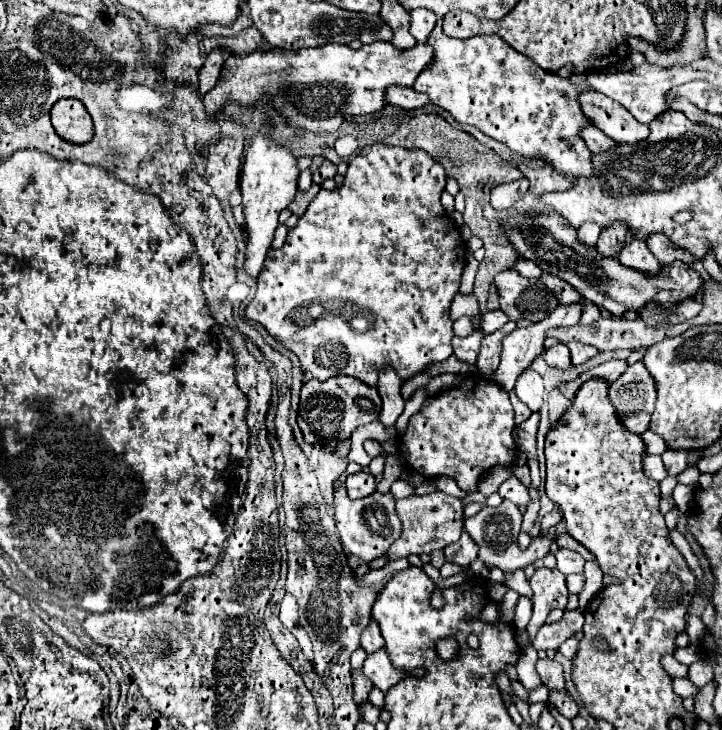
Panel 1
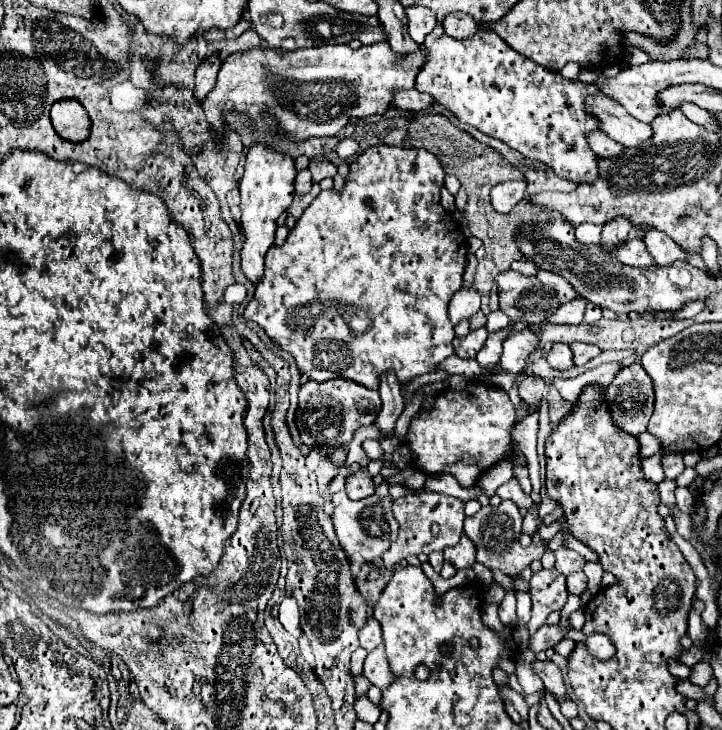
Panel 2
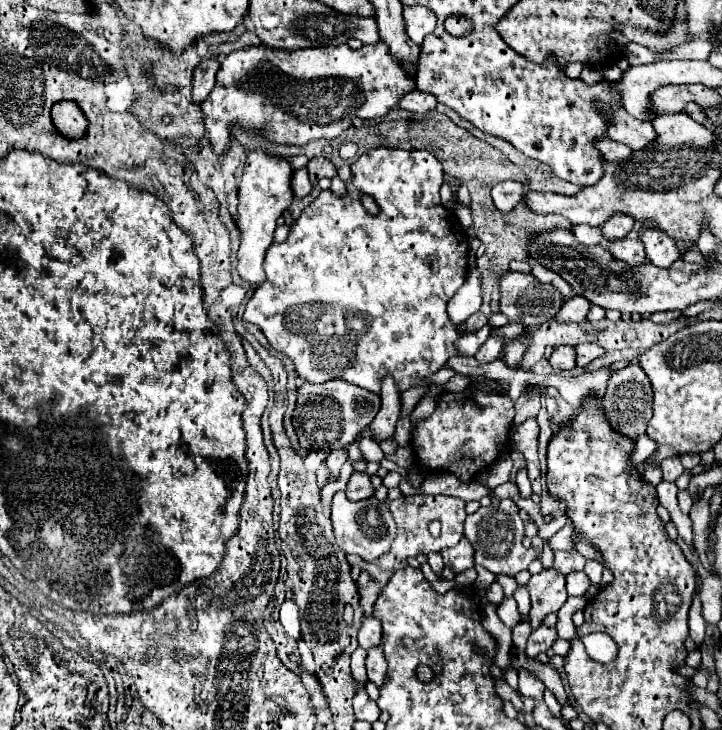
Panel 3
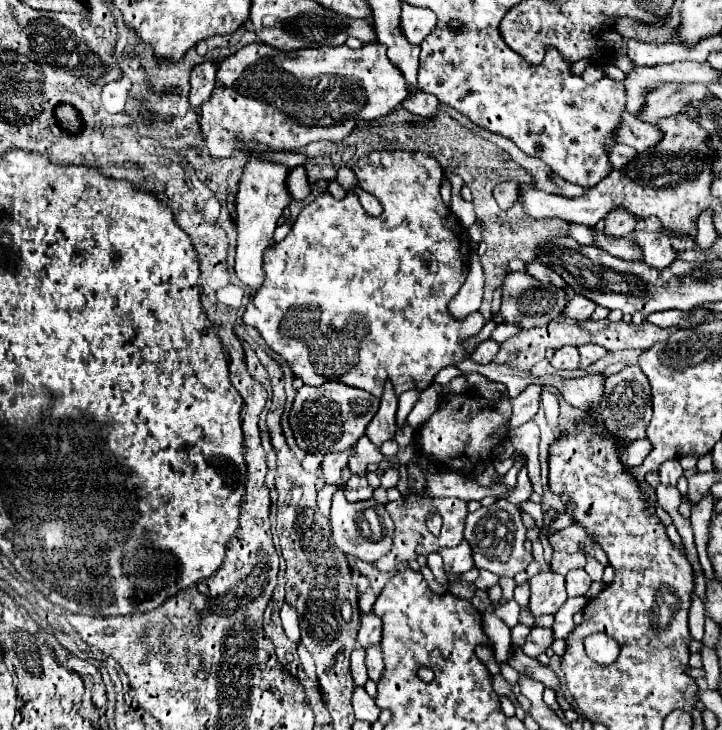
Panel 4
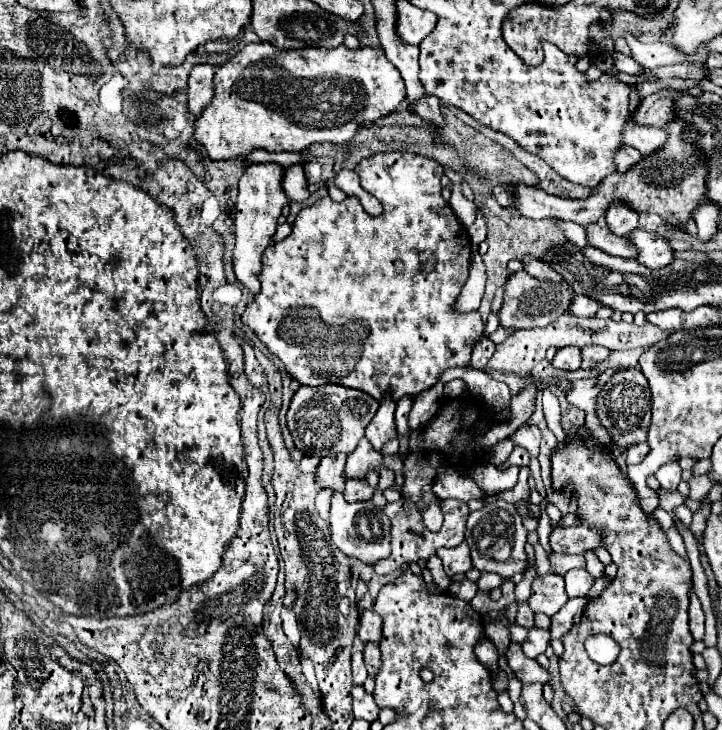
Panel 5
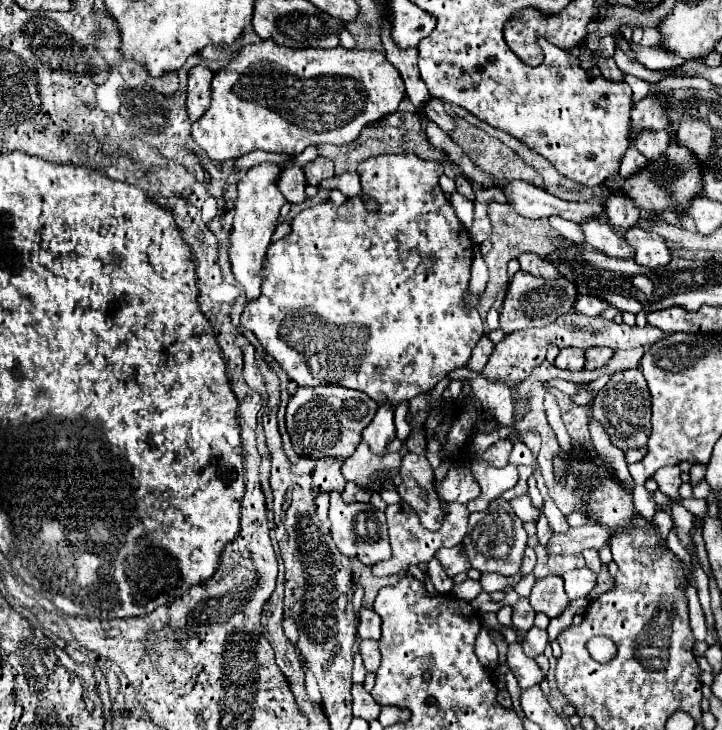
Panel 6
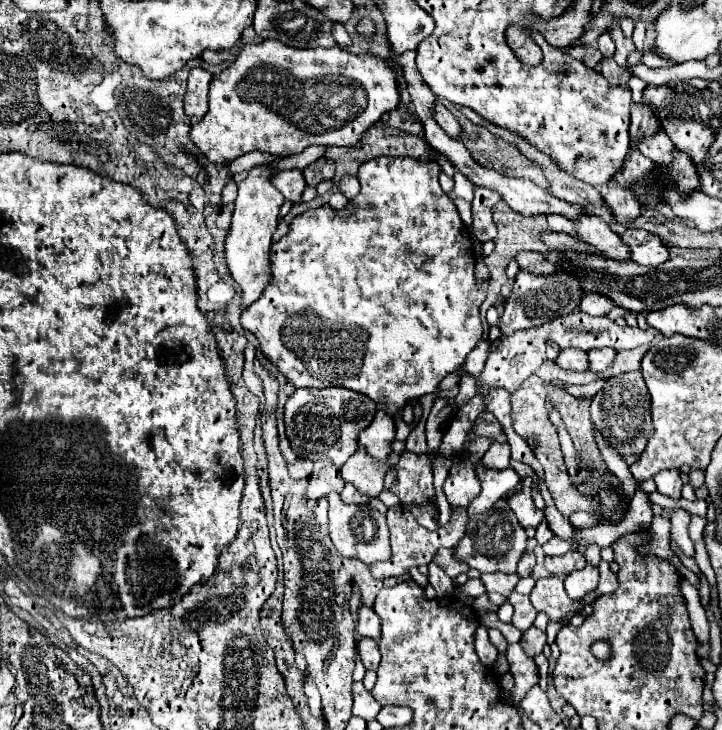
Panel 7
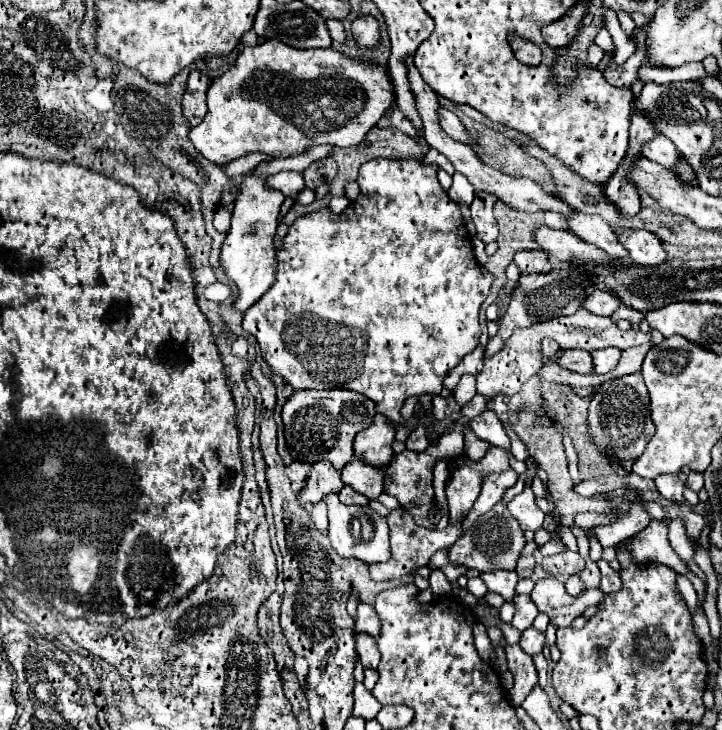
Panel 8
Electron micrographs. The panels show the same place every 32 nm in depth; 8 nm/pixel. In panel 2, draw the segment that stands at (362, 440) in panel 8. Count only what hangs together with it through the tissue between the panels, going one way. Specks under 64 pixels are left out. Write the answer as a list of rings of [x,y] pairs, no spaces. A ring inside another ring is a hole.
[[[386,372],[380,378],[380,390],[378,392],[380,392],[380,398],[382,398],[382,410],[376,416],[374,426],[380,430],[382,436],[392,436],[394,424],[404,410],[402,390],[400,390],[400,384],[398,384],[398,380],[392,372]]]

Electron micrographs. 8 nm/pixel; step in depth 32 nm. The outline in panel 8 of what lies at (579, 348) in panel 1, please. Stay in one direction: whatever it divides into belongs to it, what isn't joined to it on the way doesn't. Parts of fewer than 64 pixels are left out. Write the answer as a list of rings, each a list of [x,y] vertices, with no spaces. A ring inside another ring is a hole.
[[[604,348],[600,352],[592,352],[592,358],[594,358],[594,372],[596,374],[608,374],[612,372],[618,362],[620,362],[620,350],[618,348]]]

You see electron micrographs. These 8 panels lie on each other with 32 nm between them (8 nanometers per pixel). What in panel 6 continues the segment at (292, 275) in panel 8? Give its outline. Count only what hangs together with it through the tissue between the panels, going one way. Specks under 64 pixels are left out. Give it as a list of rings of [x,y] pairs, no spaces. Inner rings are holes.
[[[382,154],[368,158],[358,164],[358,176],[362,182],[362,194],[350,198],[342,206],[332,206],[330,202],[318,204],[314,208],[302,210],[294,220],[292,220],[292,230],[288,236],[282,240],[270,244],[268,248],[268,258],[266,258],[266,268],[264,268],[264,284],[262,284],[262,294],[256,302],[250,302],[240,318],[240,324],[256,334],[260,340],[264,352],[272,356],[280,368],[288,374],[292,382],[298,386],[344,386],[352,390],[366,392],[376,404],[392,404],[392,410],[400,406],[402,402],[412,400],[414,396],[430,392],[448,372],[462,368],[468,364],[470,352],[476,346],[476,342],[484,336],[484,326],[482,318],[476,308],[466,306],[466,294],[468,294],[468,284],[470,284],[470,270],[472,270],[472,260],[474,260],[474,250],[472,250],[472,238],[468,228],[458,220],[452,202],[444,196],[438,178],[442,174],[442,164],[440,162],[430,162],[422,160],[414,154]],[[366,198],[376,200],[378,210],[370,212],[366,208]]]

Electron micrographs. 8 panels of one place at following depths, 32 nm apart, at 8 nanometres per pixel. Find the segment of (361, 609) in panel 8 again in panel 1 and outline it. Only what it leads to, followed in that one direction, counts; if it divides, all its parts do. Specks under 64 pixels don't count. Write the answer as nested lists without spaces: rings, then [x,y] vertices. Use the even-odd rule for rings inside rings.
[[[370,620],[368,626],[364,628],[362,636],[360,636],[360,646],[370,654],[370,652],[376,652],[378,648],[384,646],[384,638],[382,638],[382,632],[380,632],[380,626]]]

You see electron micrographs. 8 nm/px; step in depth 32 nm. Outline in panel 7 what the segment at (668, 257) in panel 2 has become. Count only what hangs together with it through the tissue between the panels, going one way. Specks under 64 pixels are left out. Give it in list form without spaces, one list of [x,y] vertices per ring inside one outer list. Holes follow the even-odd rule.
[[[628,228],[624,234],[620,234],[624,244],[632,252],[632,260],[642,266],[658,266],[668,260],[668,252],[664,242],[646,230],[632,230]]]

